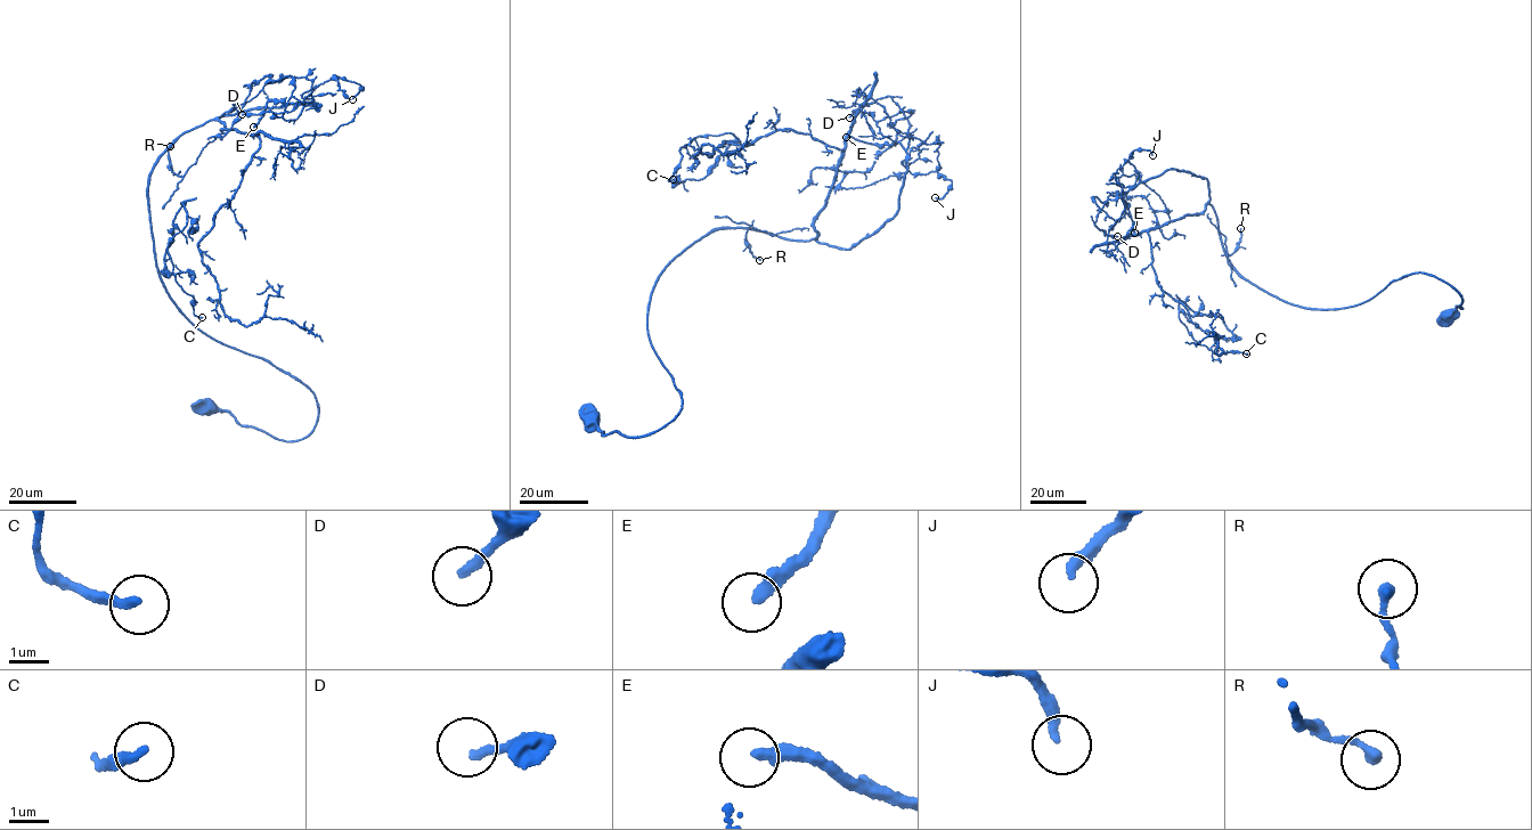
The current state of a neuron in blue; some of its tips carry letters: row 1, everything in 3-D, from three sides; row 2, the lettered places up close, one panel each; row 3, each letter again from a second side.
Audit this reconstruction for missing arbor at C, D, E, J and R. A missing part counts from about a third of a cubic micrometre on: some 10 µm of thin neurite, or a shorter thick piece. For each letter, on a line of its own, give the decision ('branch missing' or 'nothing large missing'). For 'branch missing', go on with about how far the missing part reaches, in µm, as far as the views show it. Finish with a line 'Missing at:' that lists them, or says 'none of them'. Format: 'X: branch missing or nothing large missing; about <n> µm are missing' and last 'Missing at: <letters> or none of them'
C: nothing large missing
D: branch missing; about 40 µm are missing
E: branch missing; about 35 µm are missing
J: nothing large missing
R: nothing large missing
Missing at: D, E

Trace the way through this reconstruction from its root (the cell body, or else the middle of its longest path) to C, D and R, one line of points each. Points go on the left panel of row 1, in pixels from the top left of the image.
C: (205, 404), (287, 440), (318, 411), (157, 273), (149, 175), (216, 119), (260, 146), (169, 242), (202, 317)
D: (205, 404), (287, 440), (318, 411), (157, 273), (147, 194), (174, 140), (317, 106), (242, 114)
R: (205, 404), (287, 440), (318, 411), (164, 290), (149, 175), (180, 135), (223, 124), (182, 176), (170, 146)

